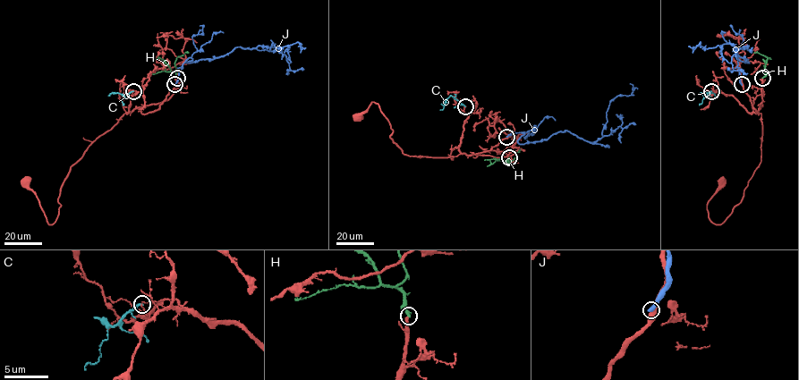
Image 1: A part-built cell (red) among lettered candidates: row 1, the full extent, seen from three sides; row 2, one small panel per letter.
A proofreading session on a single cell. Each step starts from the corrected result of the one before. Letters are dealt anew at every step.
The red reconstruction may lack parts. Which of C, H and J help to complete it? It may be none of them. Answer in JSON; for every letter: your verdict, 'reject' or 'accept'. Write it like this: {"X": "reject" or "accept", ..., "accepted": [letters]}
{"C": "reject", "H": "reject", "J": "reject", "accepted": []}

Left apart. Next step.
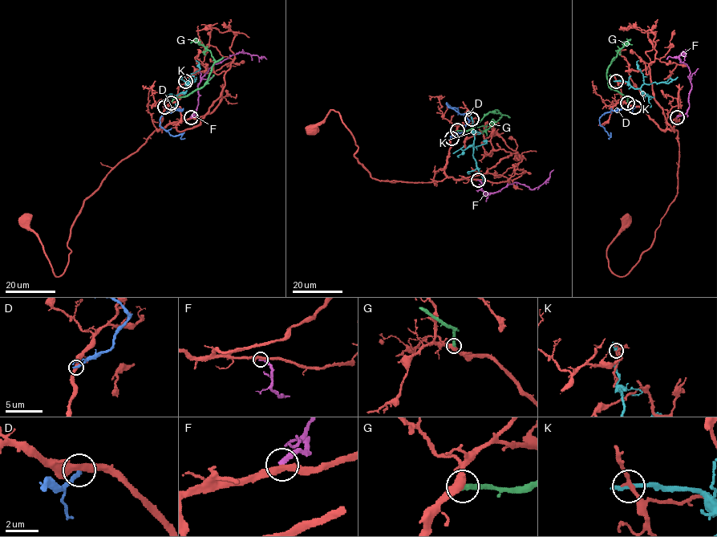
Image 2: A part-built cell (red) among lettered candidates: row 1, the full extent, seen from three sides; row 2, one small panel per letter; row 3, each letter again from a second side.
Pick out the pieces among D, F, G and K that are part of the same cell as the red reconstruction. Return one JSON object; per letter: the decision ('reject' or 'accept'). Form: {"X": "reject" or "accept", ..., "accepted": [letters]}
{"D": "reject", "F": "reject", "G": "accept", "K": "reject", "accepted": ["G"]}

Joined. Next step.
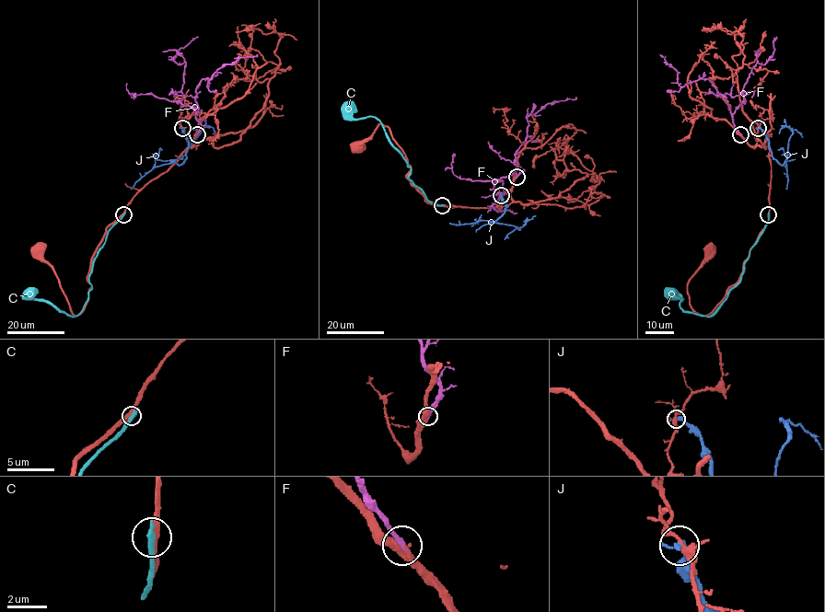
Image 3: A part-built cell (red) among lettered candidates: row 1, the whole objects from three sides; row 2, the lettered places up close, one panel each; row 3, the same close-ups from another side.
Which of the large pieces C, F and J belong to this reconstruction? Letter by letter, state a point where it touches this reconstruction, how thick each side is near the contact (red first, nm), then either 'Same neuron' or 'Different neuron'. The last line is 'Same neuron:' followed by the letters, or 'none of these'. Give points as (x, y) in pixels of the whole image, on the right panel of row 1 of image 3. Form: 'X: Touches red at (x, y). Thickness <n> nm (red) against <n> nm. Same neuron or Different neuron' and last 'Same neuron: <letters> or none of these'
C: Touches red at (768, 214). Thickness 240 nm (red) against 340 nm. Different neuron
F: Touches red at (740, 134). Thickness 320 nm (red) against 280 nm. Same neuron
J: Touches red at (758, 128). Thickness 240 nm (red) against 260 nm. Different neuron
Same neuron: F

